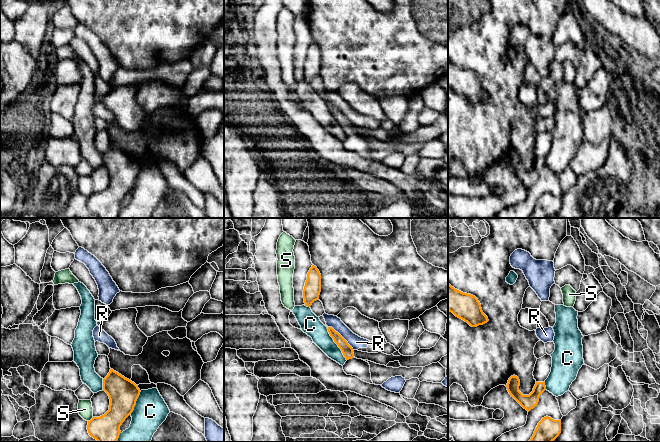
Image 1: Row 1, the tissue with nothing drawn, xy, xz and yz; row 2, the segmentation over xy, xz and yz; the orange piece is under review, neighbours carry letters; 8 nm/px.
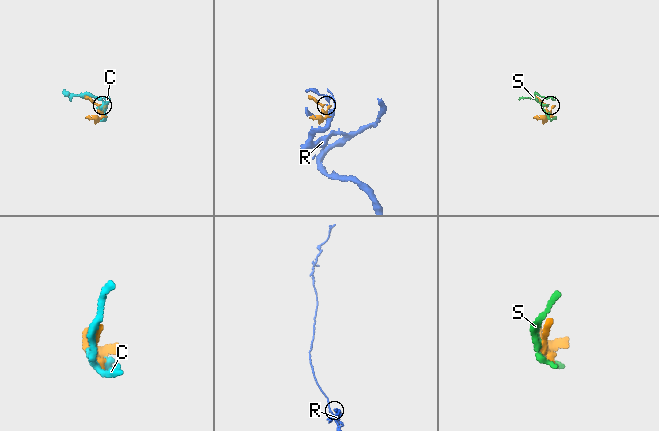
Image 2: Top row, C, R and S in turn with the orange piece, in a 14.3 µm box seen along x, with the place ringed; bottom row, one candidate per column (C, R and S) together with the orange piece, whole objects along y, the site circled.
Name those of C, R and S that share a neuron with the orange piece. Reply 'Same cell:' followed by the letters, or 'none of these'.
Same cell: none of these

